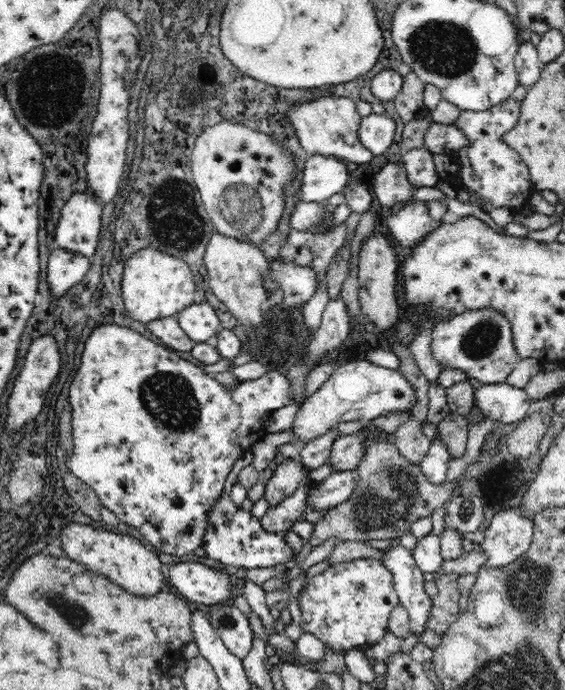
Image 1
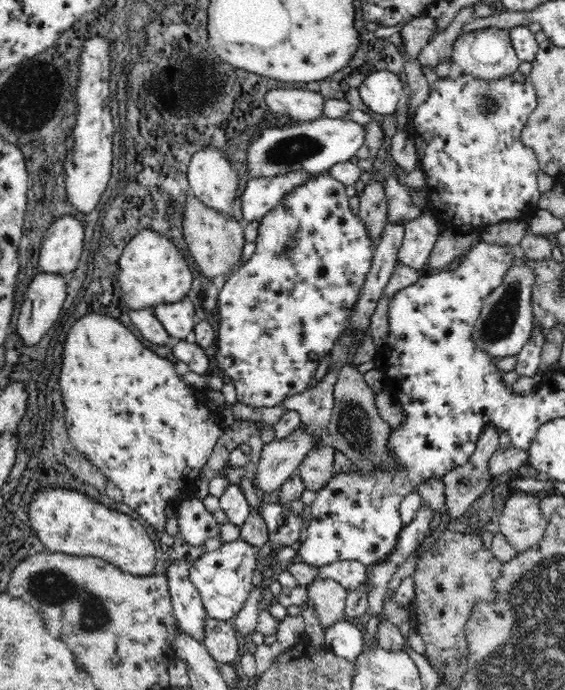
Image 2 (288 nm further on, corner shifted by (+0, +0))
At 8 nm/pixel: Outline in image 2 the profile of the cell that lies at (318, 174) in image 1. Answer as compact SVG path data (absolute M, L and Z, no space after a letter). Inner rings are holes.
M296 170L272 178L252 178L240 196L240 208L244 218L242 224L250 224L254 220L260 222L272 208L276 208L284 200L286 194L312 178L316 178L316 174L310 174L306 170Z

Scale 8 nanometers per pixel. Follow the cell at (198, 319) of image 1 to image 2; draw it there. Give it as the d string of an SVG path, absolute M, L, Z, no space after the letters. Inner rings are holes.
M180 300L176 304L160 304L156 308L152 308L156 318L164 324L164 328L168 330L170 336L186 340L186 336L194 330L194 318L196 318L196 310L192 306L192 302L188 300Z

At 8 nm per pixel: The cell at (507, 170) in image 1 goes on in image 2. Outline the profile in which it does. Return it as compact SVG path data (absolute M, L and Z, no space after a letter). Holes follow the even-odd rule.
M520 72L490 82L462 74L456 80L442 78L430 86L426 102L416 108L410 134L414 136L418 150L418 166L426 174L426 188L434 190L428 192L428 212L438 218L444 230L460 232L460 228L466 228L474 232L502 220L530 220L540 208L538 202L542 194L536 184L536 176L540 172L538 156L532 148L524 146L520 138L520 132L536 106L538 96L534 84Z

